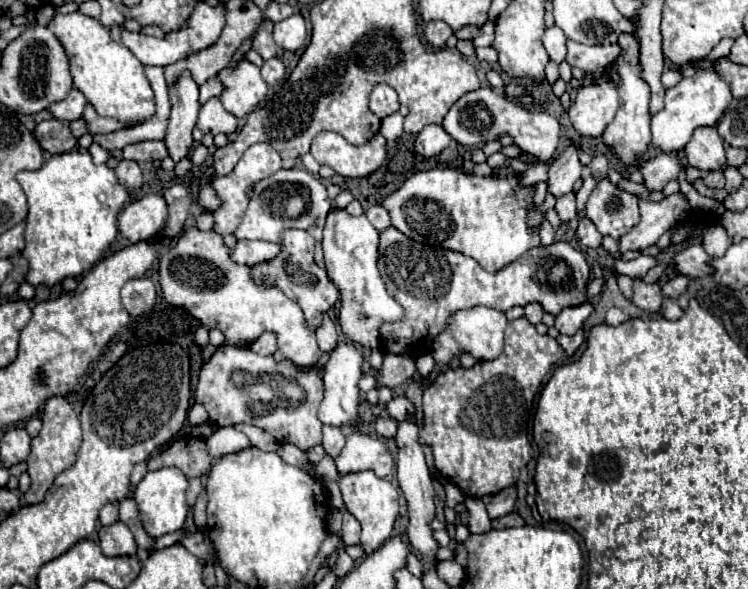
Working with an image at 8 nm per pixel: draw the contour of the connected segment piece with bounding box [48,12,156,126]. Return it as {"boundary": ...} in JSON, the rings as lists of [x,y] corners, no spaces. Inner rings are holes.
{"boundary":[[[80,12],[56,14],[48,28],[66,50],[74,88],[86,96],[88,104],[92,104],[100,116],[112,116],[122,124],[136,126],[154,114],[154,92],[144,76],[144,64],[124,44],[114,42],[108,28]]]}

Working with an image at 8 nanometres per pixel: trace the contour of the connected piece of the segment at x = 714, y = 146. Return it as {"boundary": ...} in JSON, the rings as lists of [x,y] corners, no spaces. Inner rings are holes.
{"boundary":[[[714,126],[696,128],[684,152],[686,152],[688,164],[698,170],[710,172],[710,170],[722,170],[726,166],[724,140],[720,138]]]}

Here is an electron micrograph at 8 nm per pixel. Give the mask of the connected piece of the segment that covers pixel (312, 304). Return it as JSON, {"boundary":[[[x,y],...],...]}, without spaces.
{"boundary":[[[290,230],[290,232],[286,232],[286,236],[282,236],[280,244],[282,244],[282,252],[270,262],[256,264],[252,268],[252,276],[254,276],[254,280],[258,280],[258,284],[278,284],[278,288],[282,288],[282,292],[290,300],[300,304],[300,308],[304,310],[306,322],[310,324],[310,328],[316,330],[322,324],[322,316],[338,302],[340,292],[338,292],[336,284],[330,280],[328,272],[324,268],[316,266],[316,262],[314,262],[316,240],[308,232]]]}

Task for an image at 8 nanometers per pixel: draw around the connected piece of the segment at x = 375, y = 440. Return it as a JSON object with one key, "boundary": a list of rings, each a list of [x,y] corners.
{"boundary":[[[354,432],[346,438],[346,444],[334,462],[340,476],[348,472],[374,470],[376,476],[386,478],[394,466],[388,446],[378,436],[362,432]]]}

